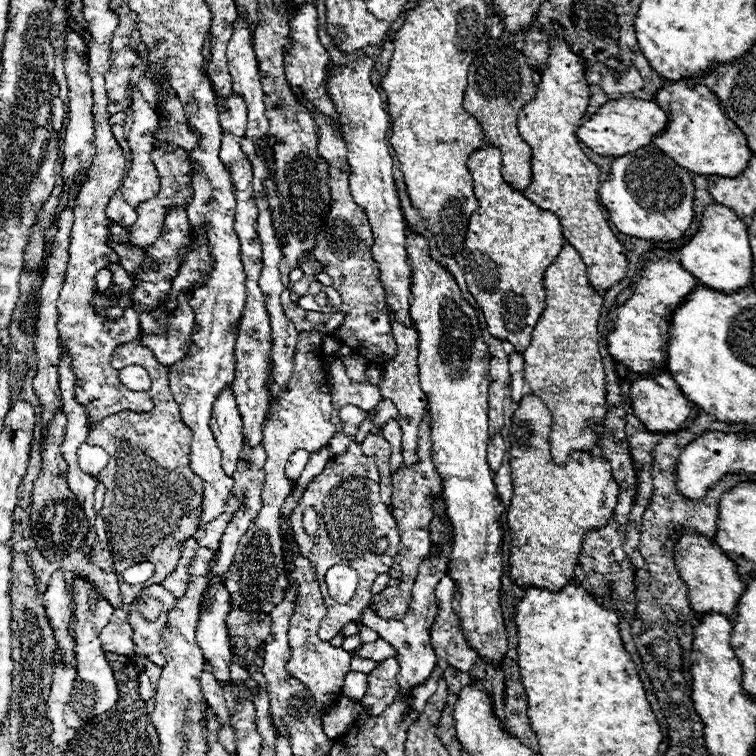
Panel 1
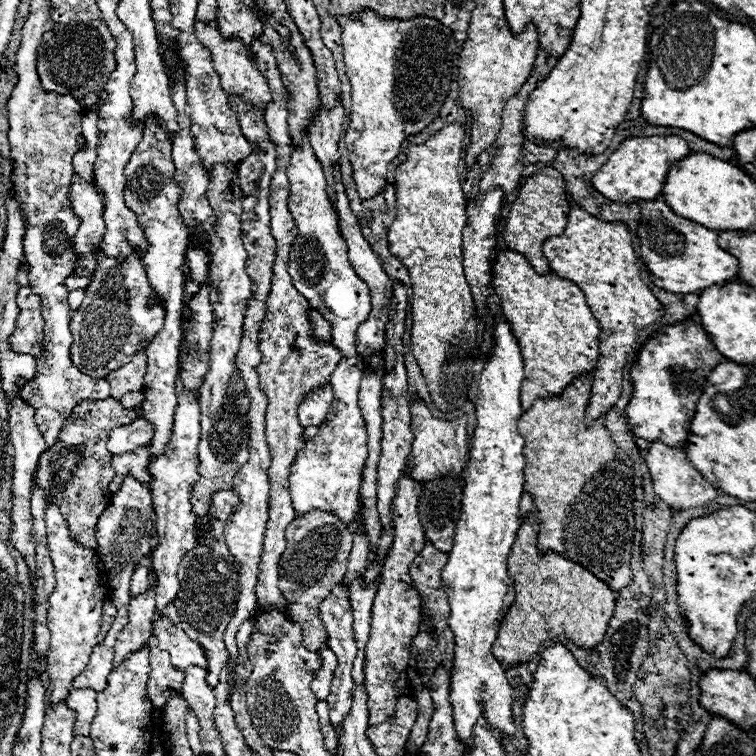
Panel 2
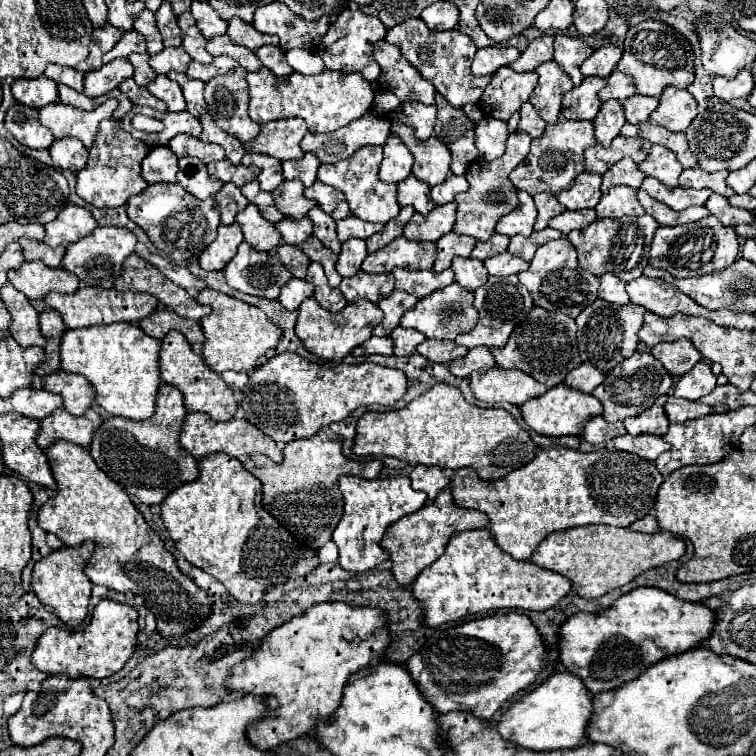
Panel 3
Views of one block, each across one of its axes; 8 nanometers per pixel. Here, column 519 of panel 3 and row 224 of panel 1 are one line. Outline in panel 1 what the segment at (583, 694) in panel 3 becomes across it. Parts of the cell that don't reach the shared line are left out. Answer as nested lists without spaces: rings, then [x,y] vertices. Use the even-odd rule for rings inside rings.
[[[712,204],[704,208],[704,218],[700,222],[694,238],[680,250],[680,264],[692,276],[700,280],[702,286],[716,292],[732,294],[752,282],[752,250],[748,240],[748,226],[726,206]]]

